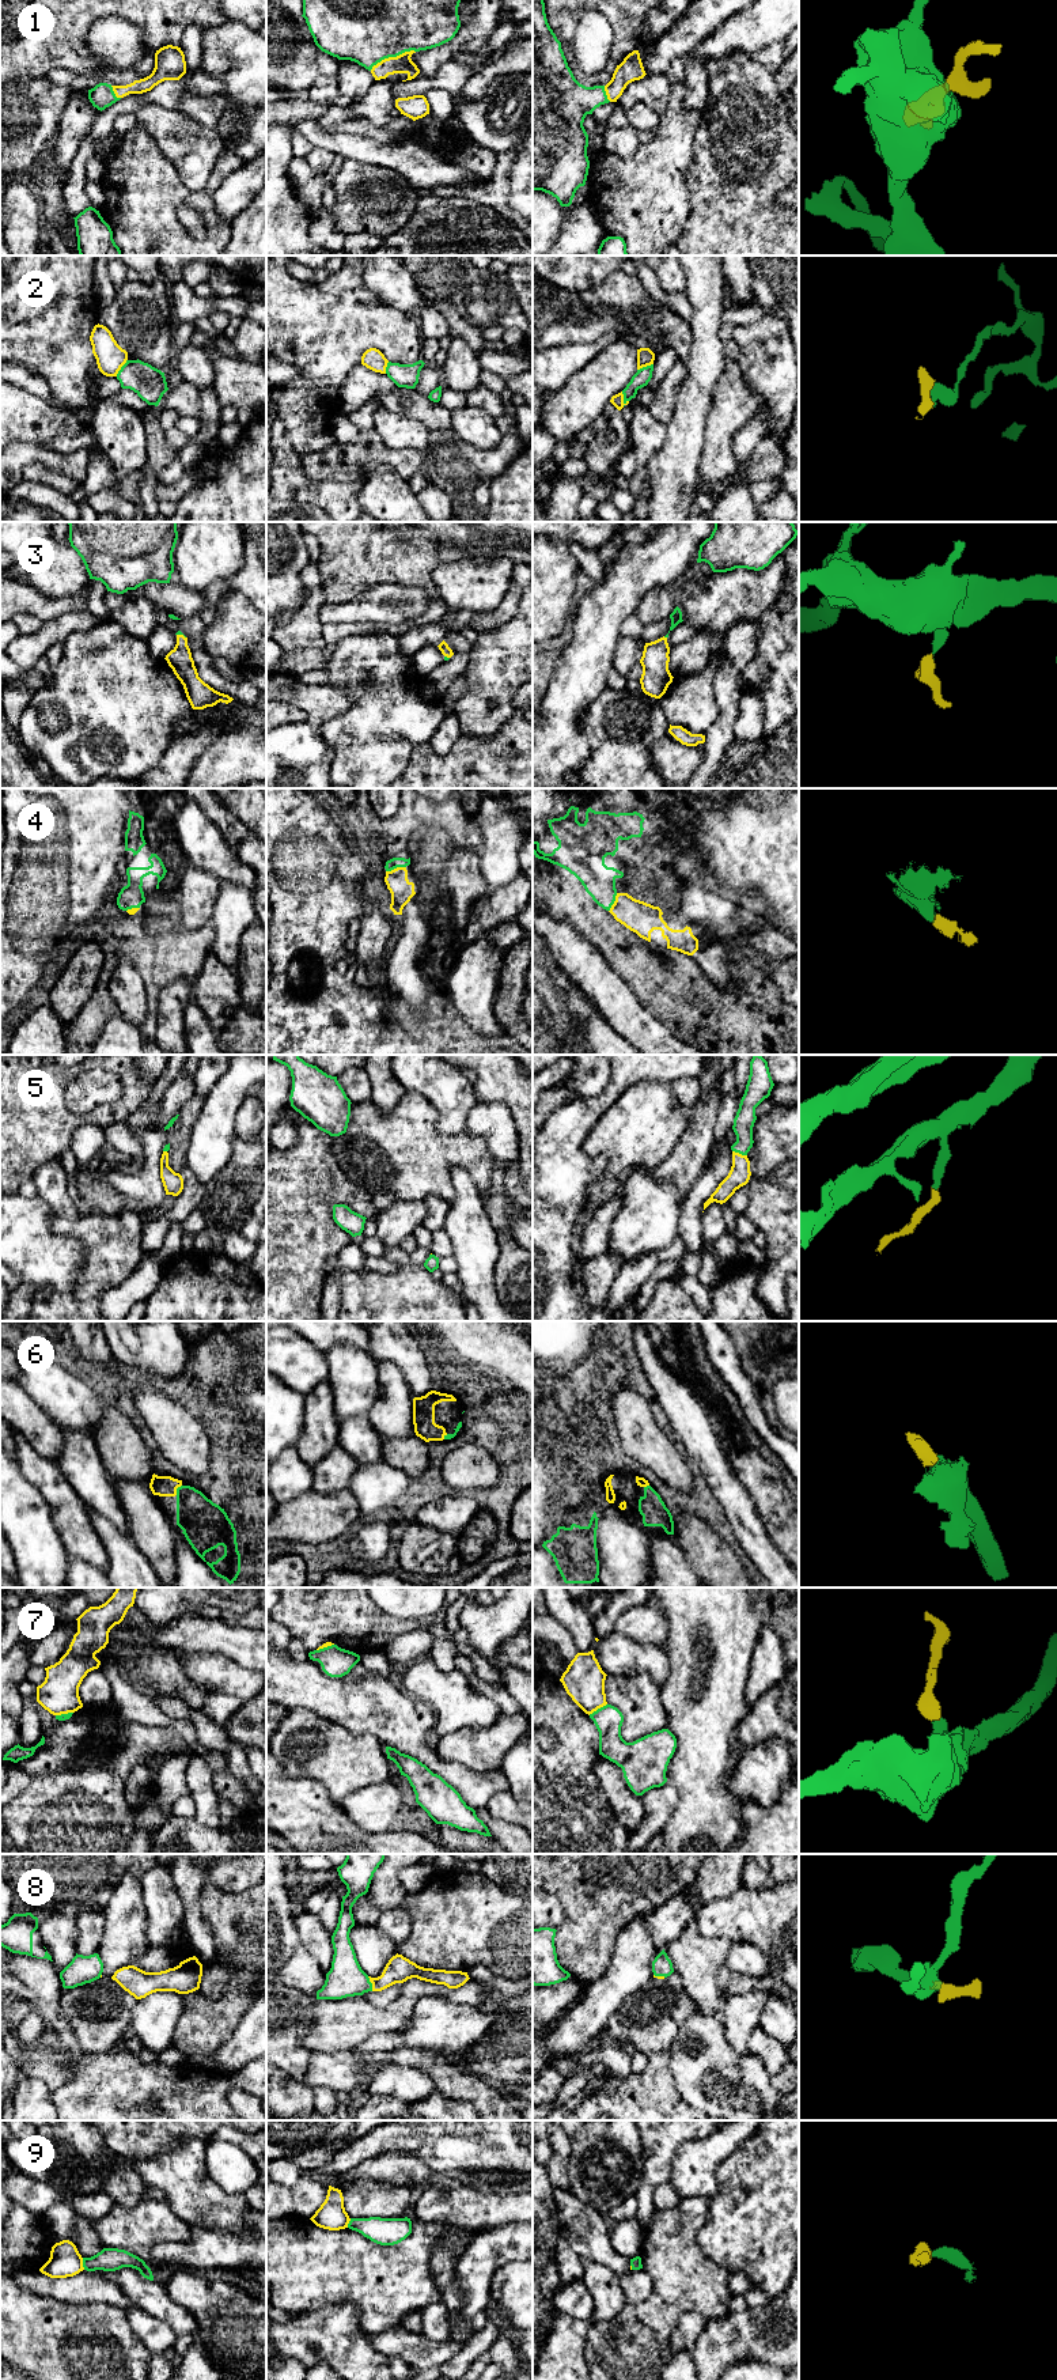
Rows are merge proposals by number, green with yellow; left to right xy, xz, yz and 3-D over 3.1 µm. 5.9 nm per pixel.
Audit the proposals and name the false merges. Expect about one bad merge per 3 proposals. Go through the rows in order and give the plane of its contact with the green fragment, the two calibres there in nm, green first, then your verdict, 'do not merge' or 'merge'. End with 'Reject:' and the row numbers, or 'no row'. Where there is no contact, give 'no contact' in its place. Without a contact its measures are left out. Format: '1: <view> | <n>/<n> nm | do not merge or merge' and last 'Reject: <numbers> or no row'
1: xz | 380/110 nm | merge
2: yz | 90/70 nm | do not merge
3: xy | 20/150 nm | merge
4: xz | 70/140 nm | merge
5: yz | 120/130 nm | merge
6: xy | 260/130 nm | merge
7: yz | 160/240 nm | do not merge
8: xz | 220/160 nm | merge
9: xy | 140/190 nm | do not merge
Reject: 2, 7, 9

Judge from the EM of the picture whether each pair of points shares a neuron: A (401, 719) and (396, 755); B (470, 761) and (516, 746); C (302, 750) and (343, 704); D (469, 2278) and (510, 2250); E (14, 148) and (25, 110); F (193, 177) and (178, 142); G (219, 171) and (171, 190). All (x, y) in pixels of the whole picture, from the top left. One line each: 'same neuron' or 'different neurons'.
A: same neuron
B: same neuron
C: same neuron
D: same neuron
E: same neuron
F: same neuron
G: same neuron

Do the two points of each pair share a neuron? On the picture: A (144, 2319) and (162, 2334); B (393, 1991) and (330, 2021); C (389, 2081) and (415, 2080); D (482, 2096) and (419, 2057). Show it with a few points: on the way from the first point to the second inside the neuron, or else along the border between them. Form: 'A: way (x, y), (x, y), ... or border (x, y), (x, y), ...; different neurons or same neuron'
A: way (148, 2323), (158, 2331); same neuron
B: border (401, 1989), (386, 2005), (374, 2005), (362, 1996); different neurons
C: way (396, 2081), (408, 2081); same neuron
D: way (466, 2088), (457, 2085), (435, 2065); same neuron

